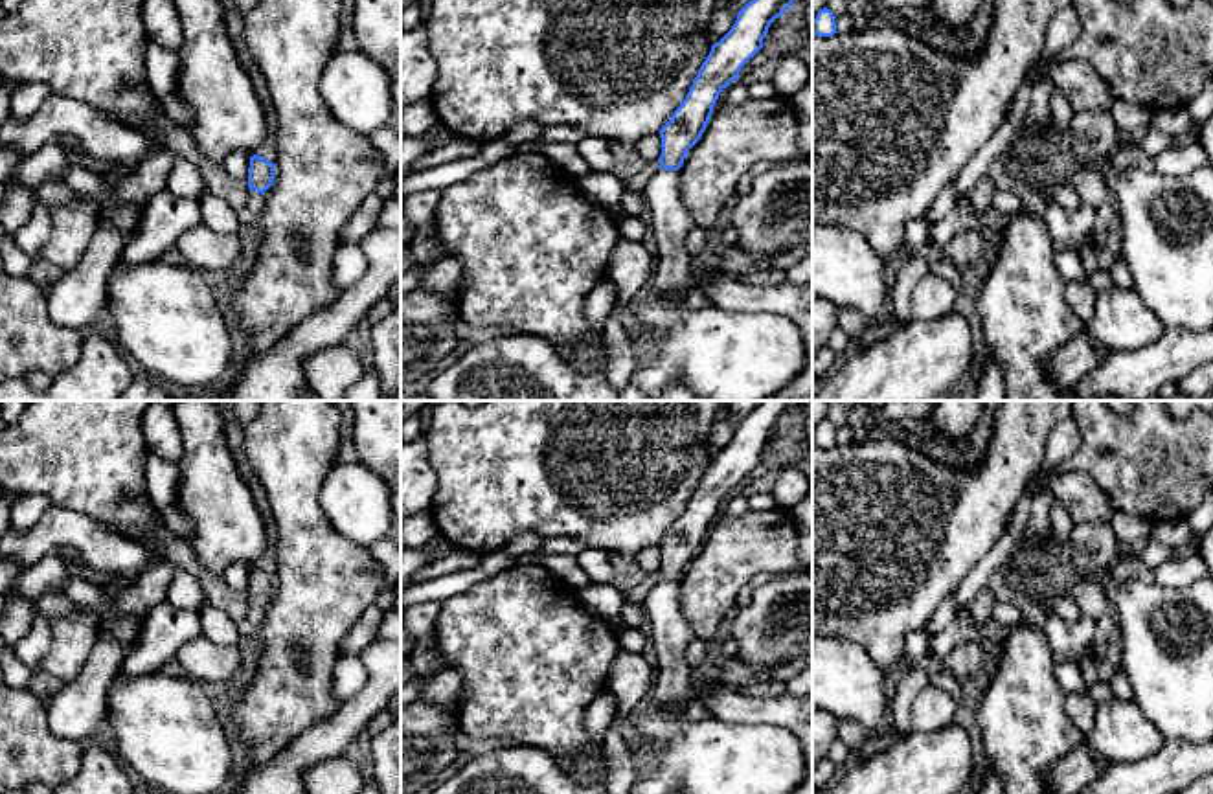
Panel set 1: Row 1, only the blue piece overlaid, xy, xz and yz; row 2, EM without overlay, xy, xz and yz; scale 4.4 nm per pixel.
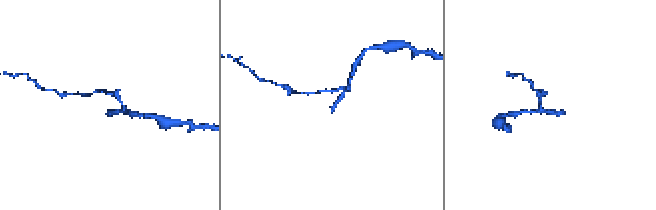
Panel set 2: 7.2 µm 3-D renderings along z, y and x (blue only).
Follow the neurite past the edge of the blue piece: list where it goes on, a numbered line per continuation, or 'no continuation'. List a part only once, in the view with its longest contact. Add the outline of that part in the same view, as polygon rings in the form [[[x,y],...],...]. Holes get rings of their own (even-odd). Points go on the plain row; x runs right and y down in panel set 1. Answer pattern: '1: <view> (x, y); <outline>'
1: xz (673, 686); [[[660,581],[647,596],[643,612],[658,658],[647,700],[682,713],[684,704],[697,695],[691,667],[684,660],[687,645],[697,636],[682,616],[678,583]]]

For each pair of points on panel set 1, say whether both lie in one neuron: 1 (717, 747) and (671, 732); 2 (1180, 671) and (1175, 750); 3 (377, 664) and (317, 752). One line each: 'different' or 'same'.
1: same
2: different
3: same

